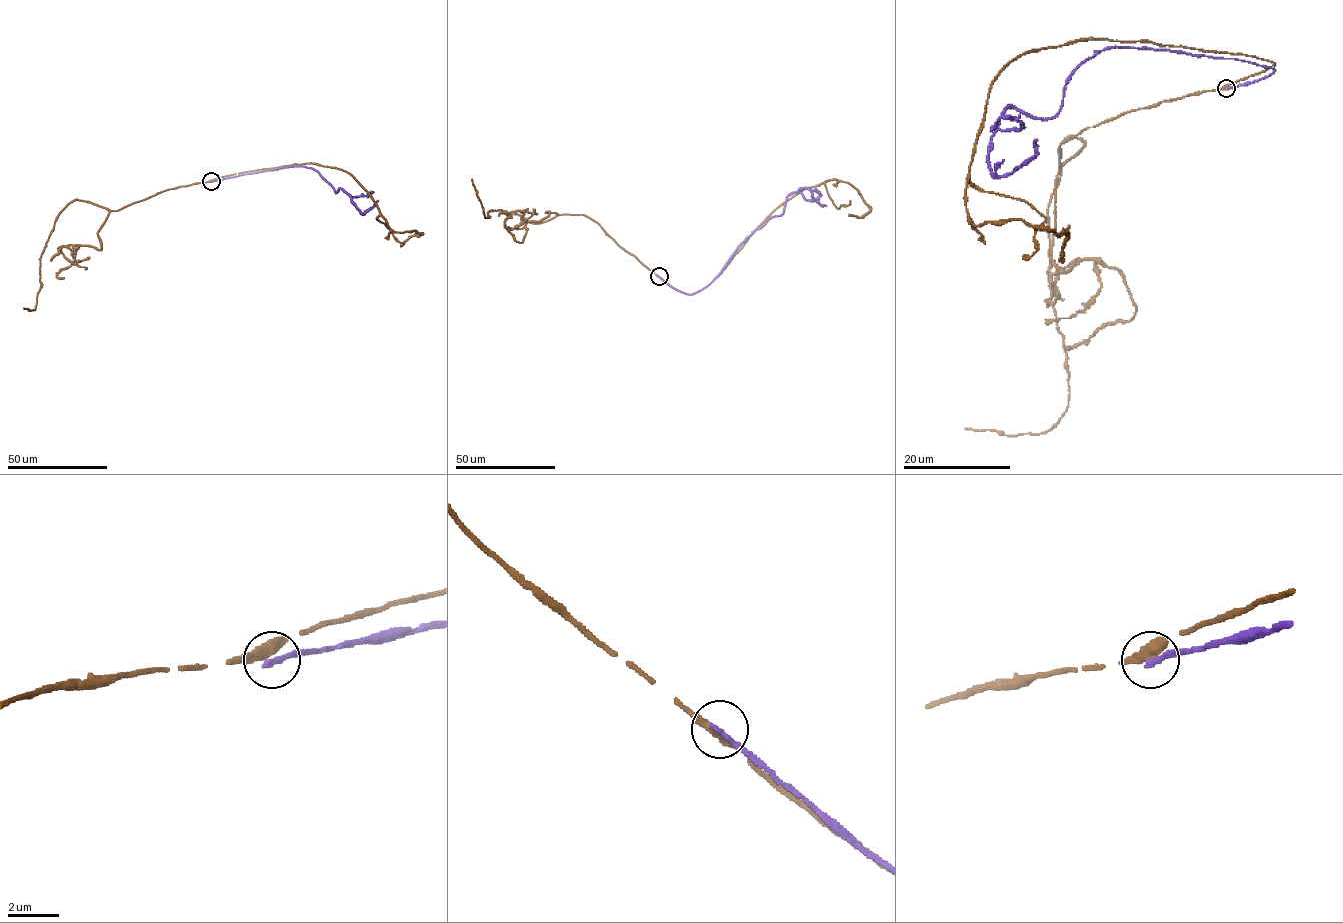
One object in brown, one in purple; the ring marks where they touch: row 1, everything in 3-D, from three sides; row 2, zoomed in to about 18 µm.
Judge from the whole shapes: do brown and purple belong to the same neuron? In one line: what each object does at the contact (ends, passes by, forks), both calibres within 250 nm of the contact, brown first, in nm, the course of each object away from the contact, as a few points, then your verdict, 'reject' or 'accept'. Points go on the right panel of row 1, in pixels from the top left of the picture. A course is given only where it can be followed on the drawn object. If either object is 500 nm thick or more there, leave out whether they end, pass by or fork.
500/220 nm | brown via (1227, 88), (1275, 64), (1075, 40), (1033, 49), (995, 77), (966, 210), (973, 224), (1065, 233), (1061, 263) | purple via (1227, 88), (1274, 69), (1110, 46), (1071, 74), (1053, 116), (1005, 111), (989, 169), (1012, 173), (1037, 139) | reject

